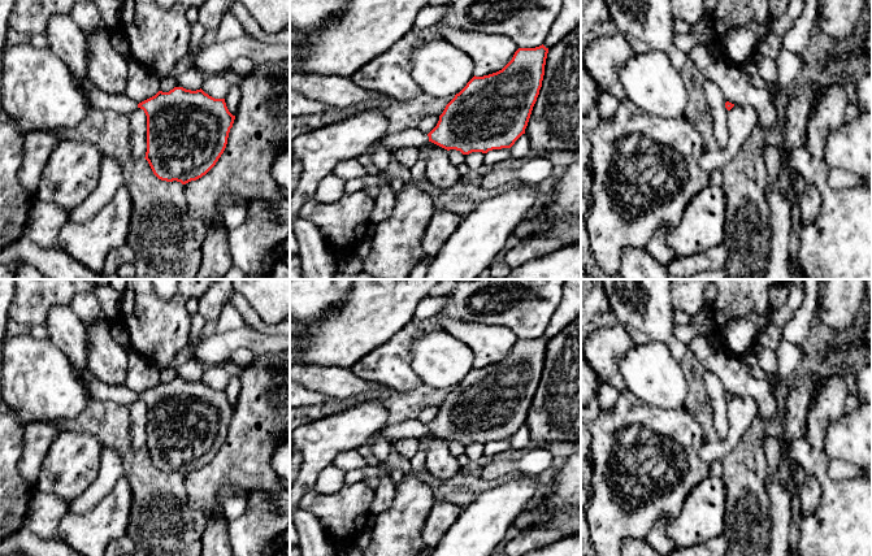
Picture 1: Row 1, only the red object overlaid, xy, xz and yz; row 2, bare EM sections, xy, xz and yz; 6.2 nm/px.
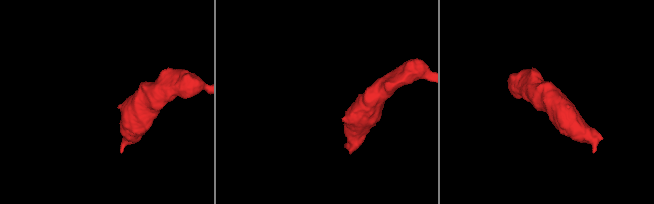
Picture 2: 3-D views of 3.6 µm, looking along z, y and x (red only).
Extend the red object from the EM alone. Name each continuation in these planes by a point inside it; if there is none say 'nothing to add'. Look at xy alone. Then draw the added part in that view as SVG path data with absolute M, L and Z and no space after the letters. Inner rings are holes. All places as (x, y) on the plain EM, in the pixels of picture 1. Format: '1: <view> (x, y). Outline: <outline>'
1: xy (120, 394). Outline: M87 369L82 370L81 374L91 399L109 400L126 407L138 399L138 395L125 385L103 383Z

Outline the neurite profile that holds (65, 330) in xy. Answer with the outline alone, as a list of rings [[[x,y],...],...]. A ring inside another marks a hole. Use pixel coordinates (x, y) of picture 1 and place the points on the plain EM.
[[[70,305],[52,307],[47,316],[45,329],[48,339],[69,357],[75,368],[87,369],[87,330]]]

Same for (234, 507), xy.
[[[234,495],[222,504],[226,520],[239,518],[247,509],[247,500],[242,495]]]

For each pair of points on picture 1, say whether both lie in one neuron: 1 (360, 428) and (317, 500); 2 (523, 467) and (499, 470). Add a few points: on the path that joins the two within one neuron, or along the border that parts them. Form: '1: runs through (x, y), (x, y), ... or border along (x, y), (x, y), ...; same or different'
1: border along (312, 489), (303, 496); different
2: runs through (517, 467), (504, 467); same

